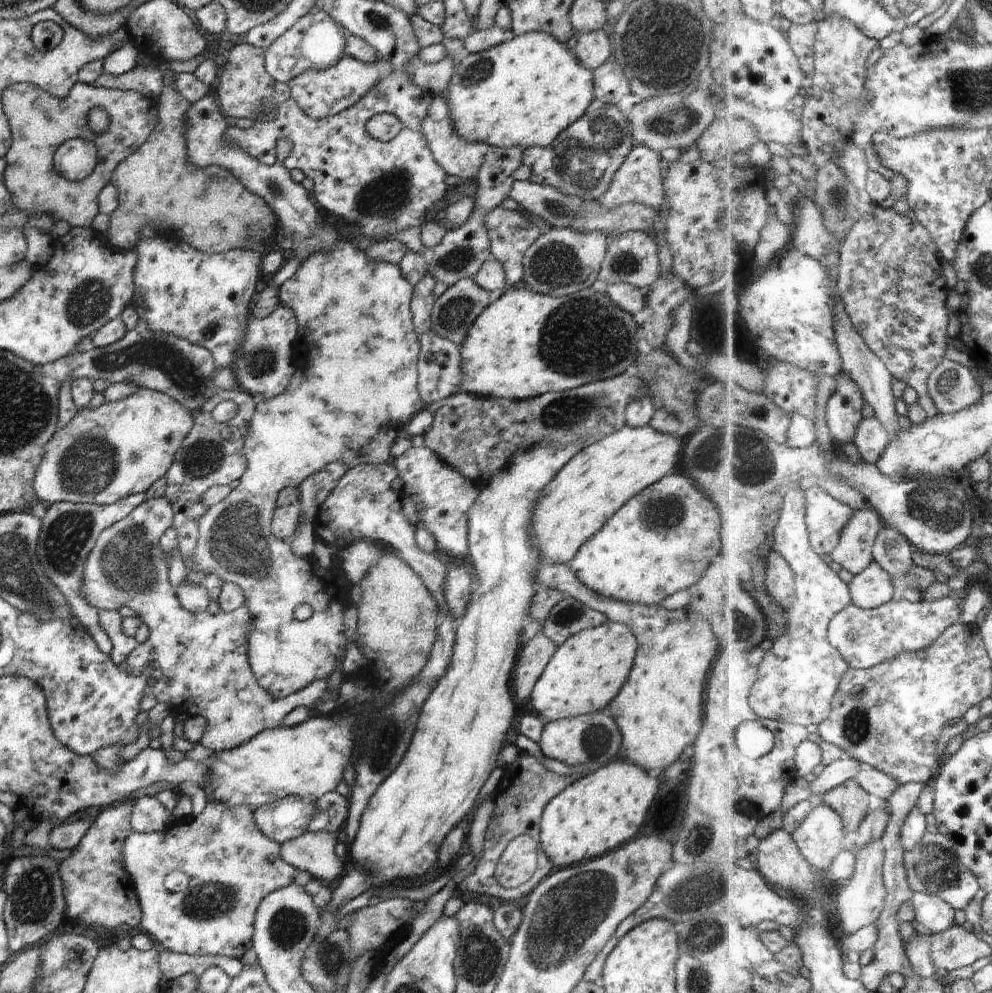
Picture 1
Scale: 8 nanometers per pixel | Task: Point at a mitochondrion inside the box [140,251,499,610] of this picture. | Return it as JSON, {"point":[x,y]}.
{"point":[236,539]}

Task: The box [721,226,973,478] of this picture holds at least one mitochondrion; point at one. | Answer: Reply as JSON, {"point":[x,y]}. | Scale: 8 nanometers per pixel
{"point":[947,384]}

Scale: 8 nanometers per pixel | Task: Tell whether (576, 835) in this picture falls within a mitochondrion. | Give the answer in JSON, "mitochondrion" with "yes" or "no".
{"mitochondrion":"no"}

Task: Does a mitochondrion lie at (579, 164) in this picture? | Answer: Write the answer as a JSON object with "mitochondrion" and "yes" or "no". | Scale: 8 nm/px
{"mitochondrion":"yes"}

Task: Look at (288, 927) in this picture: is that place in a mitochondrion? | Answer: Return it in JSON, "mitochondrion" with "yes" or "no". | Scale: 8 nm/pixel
{"mitochondrion":"yes"}

